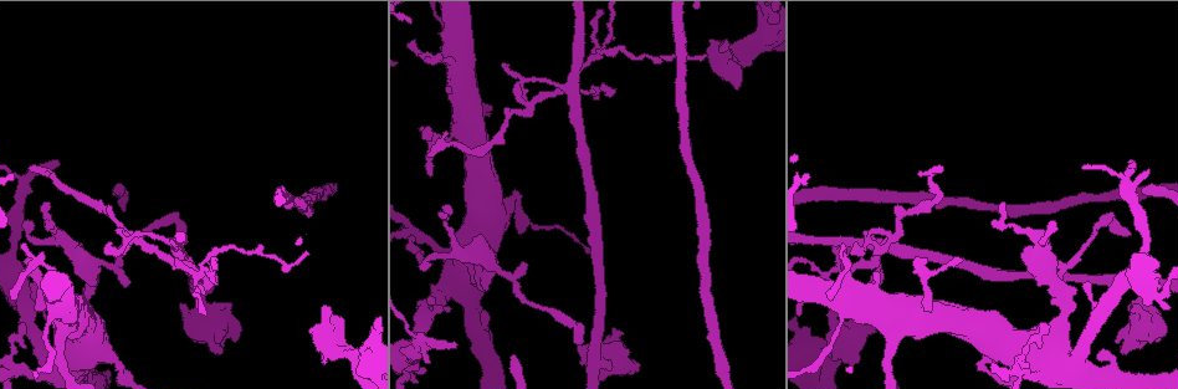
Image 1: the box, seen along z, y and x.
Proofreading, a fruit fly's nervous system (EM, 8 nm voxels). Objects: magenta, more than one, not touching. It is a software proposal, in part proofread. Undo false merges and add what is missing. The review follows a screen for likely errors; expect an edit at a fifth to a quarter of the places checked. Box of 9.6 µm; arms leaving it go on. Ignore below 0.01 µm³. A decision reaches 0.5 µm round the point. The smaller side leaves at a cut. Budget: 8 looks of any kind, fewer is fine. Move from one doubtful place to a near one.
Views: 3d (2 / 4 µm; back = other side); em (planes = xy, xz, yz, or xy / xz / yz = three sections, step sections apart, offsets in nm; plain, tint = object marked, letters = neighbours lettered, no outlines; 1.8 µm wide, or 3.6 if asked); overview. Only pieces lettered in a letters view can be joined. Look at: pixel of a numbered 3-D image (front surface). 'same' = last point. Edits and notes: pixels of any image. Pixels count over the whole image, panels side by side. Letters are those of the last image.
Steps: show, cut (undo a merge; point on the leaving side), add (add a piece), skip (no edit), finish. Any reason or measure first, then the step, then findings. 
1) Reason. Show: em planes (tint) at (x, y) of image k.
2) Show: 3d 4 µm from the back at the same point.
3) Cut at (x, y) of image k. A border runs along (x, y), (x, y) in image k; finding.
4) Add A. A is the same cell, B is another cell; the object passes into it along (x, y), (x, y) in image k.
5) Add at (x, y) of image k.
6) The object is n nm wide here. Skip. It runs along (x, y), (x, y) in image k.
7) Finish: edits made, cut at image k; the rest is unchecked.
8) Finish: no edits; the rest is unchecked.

Branch point. Show: 3d 2 µm at (336, 349) of image 1.

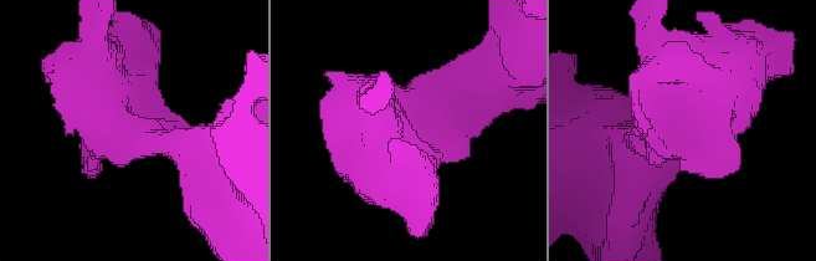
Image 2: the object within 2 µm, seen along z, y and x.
Shape alone is not enough. Show: em planes (letters) at (121, 131) of image 2.

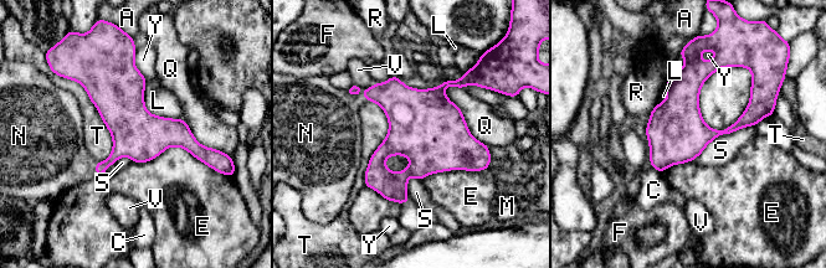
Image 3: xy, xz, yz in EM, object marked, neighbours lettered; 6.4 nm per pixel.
Add N. N is the same cell, A, C, E, F, L, M, Q, R, S, T, V and Y are other cells; it goes on there.

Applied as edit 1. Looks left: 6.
Redraw. Show: overview.

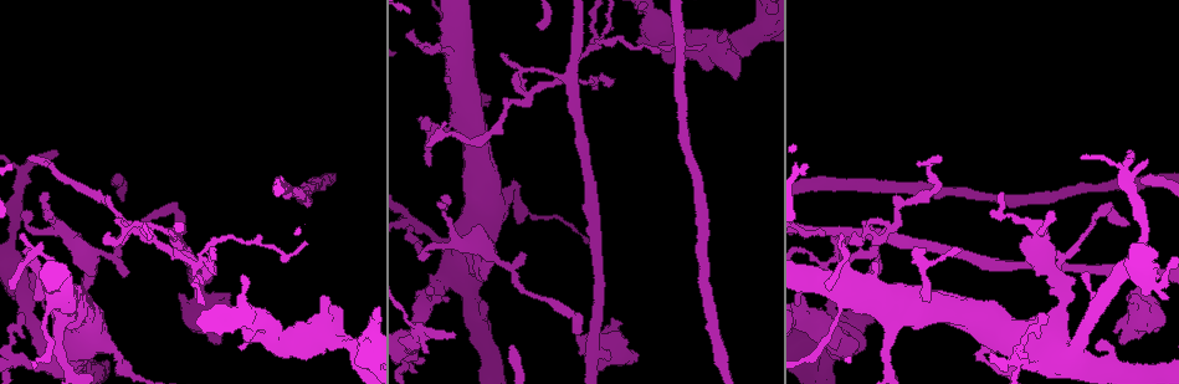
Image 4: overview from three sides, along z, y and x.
Four-way junction. Show: 3d 4 µm at (592, 48) of image 4.

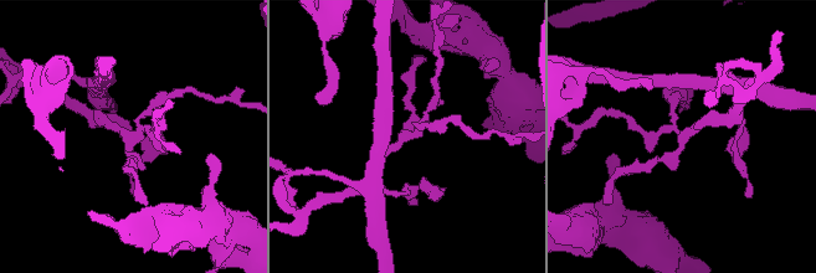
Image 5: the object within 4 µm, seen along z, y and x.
Show: em yz step 4 (letters) at (129, 137) of image 5.

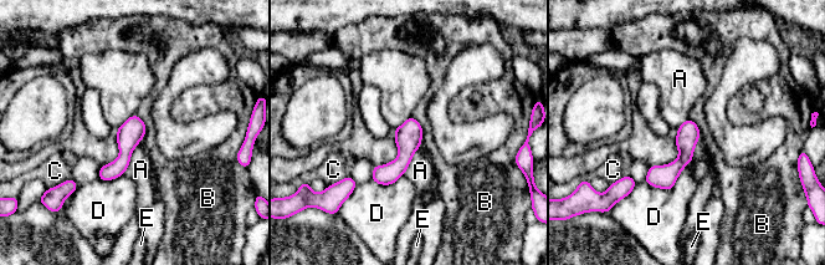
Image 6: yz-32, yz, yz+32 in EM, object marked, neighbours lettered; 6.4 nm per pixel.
The object is 140 nm wide here. Skip. A, B, C, D and E are other cells; continuous, no second cell.

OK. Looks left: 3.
Branch point. Show: em xy step 8 (tint) at (886, 230) of image 4.

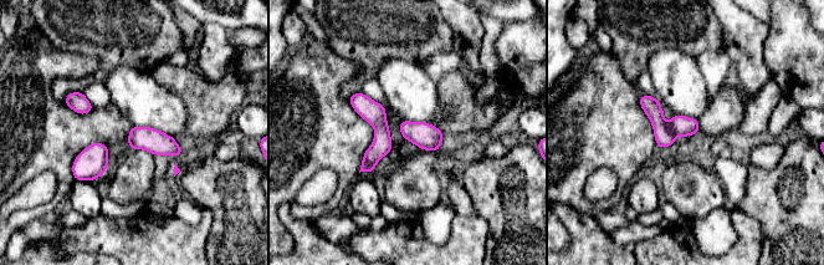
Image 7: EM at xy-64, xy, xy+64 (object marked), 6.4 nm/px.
Cut it another way. Show: em planes (tint) at the same point.

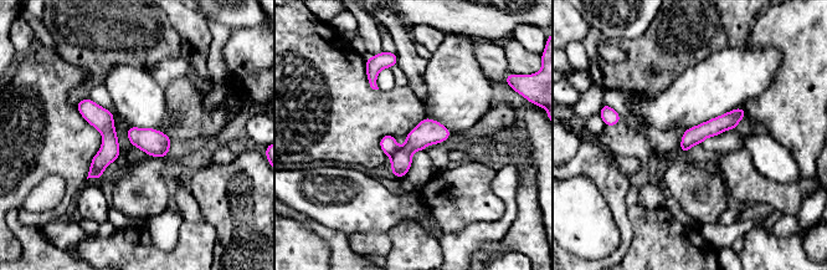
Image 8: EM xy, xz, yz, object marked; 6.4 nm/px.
What lies round it. Show: em planes (letters) at the same point.

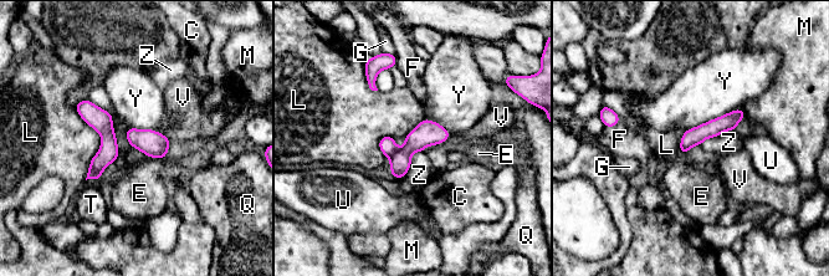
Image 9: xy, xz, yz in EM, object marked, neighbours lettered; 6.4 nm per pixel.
The longest contact is with L, 480 nm. Cut at (425, 133) of image 9. C, E, F, G, L, M, Q, T, U, V, Y and Z are other cells; a border runs along (398, 149), (388, 157) in image 9; a second cell is stuck on.

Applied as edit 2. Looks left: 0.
Finish: edits made, add at image 3, cut at image 9; the rest is unchecked.

